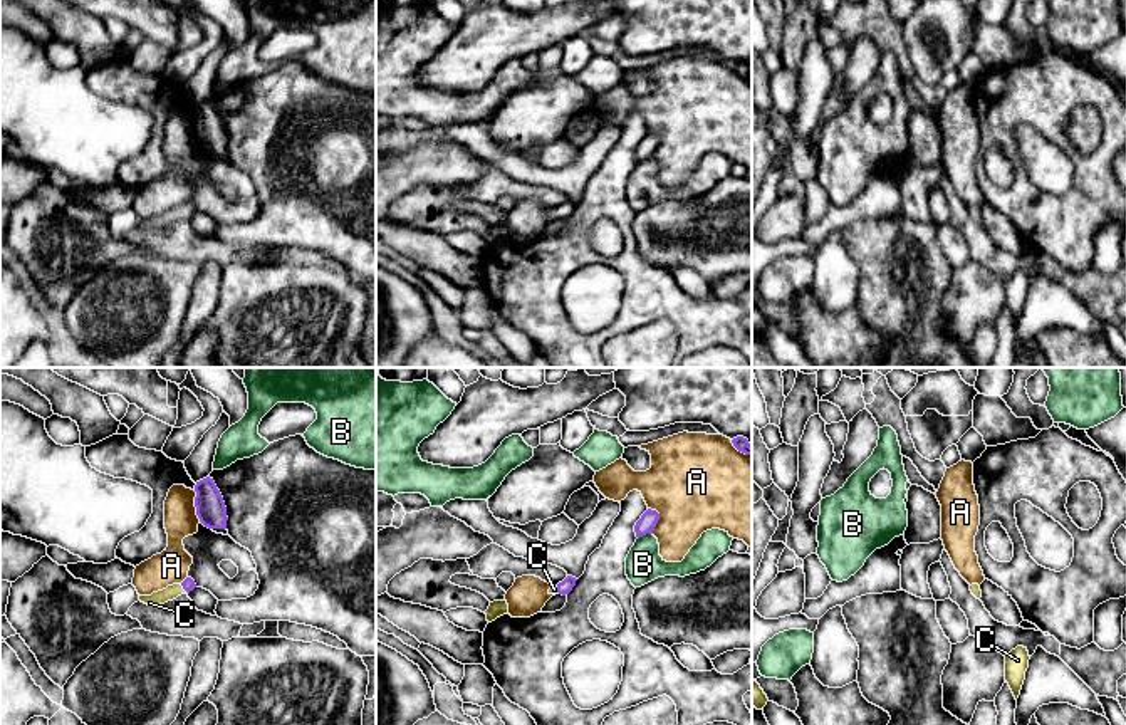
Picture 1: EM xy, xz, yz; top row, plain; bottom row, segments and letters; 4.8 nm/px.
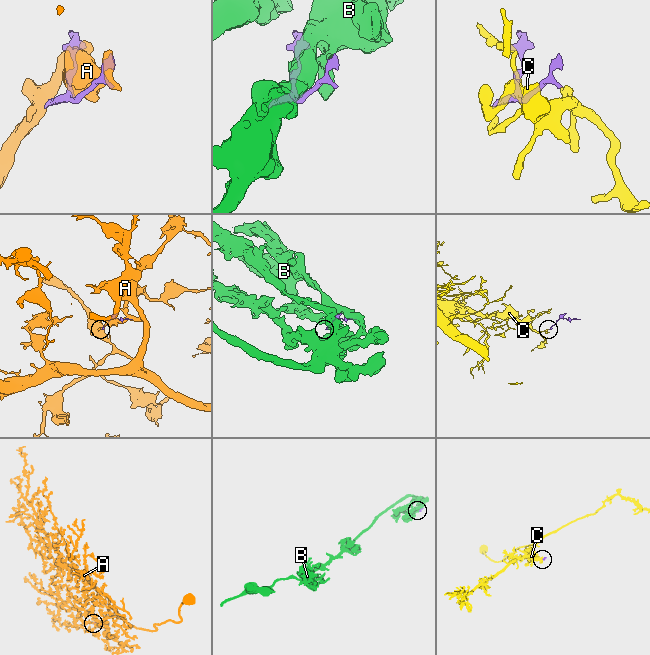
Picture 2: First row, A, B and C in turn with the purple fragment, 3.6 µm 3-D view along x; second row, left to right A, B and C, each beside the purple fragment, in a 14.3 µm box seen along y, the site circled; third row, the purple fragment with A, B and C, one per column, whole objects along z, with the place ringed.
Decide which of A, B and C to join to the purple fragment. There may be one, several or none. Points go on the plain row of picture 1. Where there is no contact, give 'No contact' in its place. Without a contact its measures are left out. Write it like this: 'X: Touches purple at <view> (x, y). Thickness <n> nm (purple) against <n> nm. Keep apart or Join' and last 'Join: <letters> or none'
A: Touches purple at xy (195, 130). Thickness 140 nm (purple) against 160 nm. Keep apart
B: Touches purple at xz (645, 158). Thickness 90 nm (purple) against 180 nm. Keep apart
C: Touches purple at xy (183, 212). Thickness 70 nm (purple) against 70 nm. Join
Join: C

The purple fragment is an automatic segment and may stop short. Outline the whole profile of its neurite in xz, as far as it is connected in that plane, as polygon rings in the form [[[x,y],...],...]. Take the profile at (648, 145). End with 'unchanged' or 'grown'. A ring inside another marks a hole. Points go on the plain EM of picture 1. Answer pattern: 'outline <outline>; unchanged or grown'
outline [[[648,133],[634,149],[636,161],[639,163],[646,158],[653,158],[658,144],[659,138],[656,134]]]; unchanged

